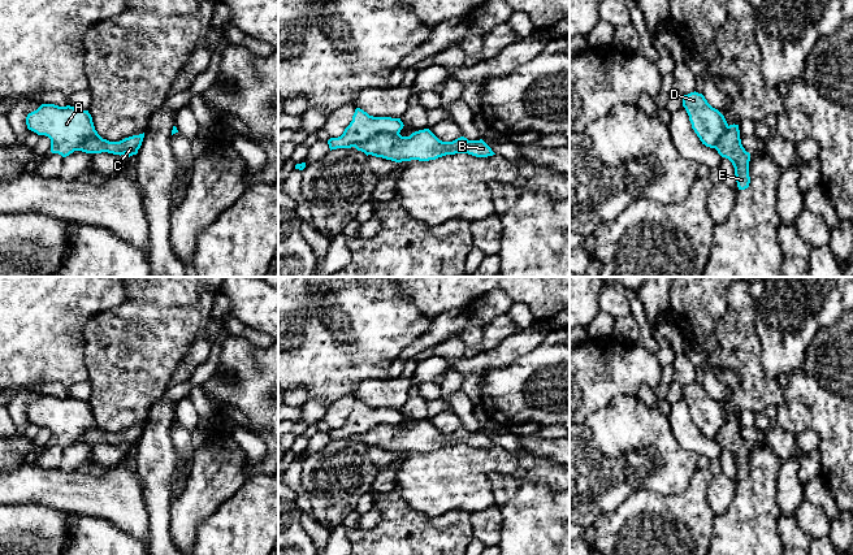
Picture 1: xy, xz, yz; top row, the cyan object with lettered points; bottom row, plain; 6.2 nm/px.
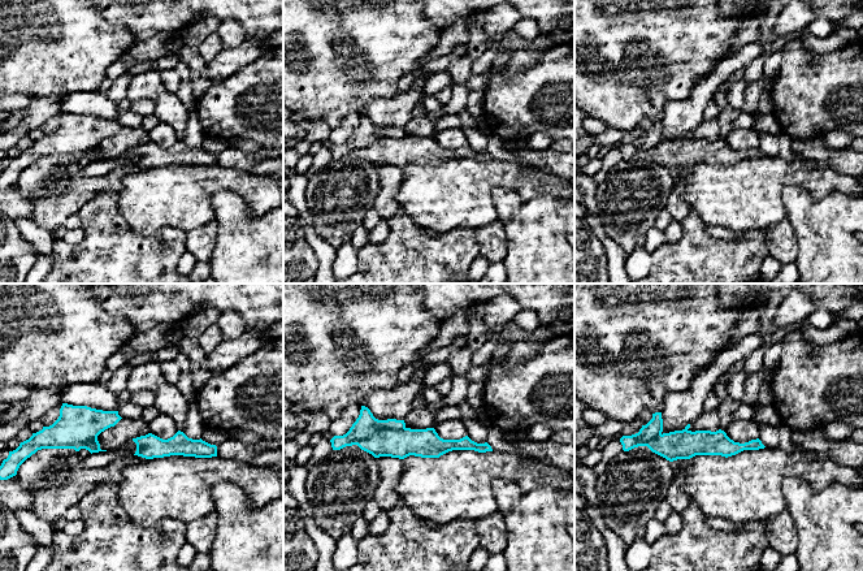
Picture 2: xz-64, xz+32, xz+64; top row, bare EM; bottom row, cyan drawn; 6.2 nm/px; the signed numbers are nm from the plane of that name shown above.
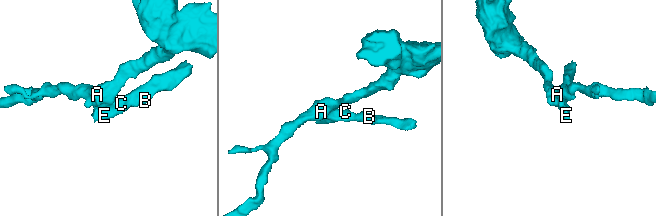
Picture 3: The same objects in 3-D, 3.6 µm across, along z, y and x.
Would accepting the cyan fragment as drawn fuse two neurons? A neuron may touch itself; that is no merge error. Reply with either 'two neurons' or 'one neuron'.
two neurons

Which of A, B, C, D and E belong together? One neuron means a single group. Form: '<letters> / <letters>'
A D / B C E

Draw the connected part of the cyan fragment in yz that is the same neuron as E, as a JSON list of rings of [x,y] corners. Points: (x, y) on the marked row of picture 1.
[[[733,123],[728,126],[726,133],[719,138],[715,149],[722,157],[732,162],[739,190],[748,188],[750,183],[750,153],[741,144],[739,125]]]

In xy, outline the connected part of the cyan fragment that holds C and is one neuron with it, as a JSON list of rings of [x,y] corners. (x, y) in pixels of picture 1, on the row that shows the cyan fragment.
[[[144,133],[139,135],[133,135],[125,138],[120,142],[109,142],[107,139],[87,139],[83,142],[77,151],[82,151],[86,153],[101,153],[108,152],[113,155],[127,155],[129,157],[138,153],[138,149],[142,146],[144,138]]]

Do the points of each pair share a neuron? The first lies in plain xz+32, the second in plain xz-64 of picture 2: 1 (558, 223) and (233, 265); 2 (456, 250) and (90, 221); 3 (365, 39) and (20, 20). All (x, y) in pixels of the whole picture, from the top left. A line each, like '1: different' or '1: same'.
1: same
2: same
3: same

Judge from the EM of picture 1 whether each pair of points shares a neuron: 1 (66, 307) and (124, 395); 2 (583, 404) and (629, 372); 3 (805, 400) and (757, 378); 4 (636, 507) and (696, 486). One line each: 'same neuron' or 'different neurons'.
1: different neurons
2: same neuron
3: different neurons
4: same neuron

